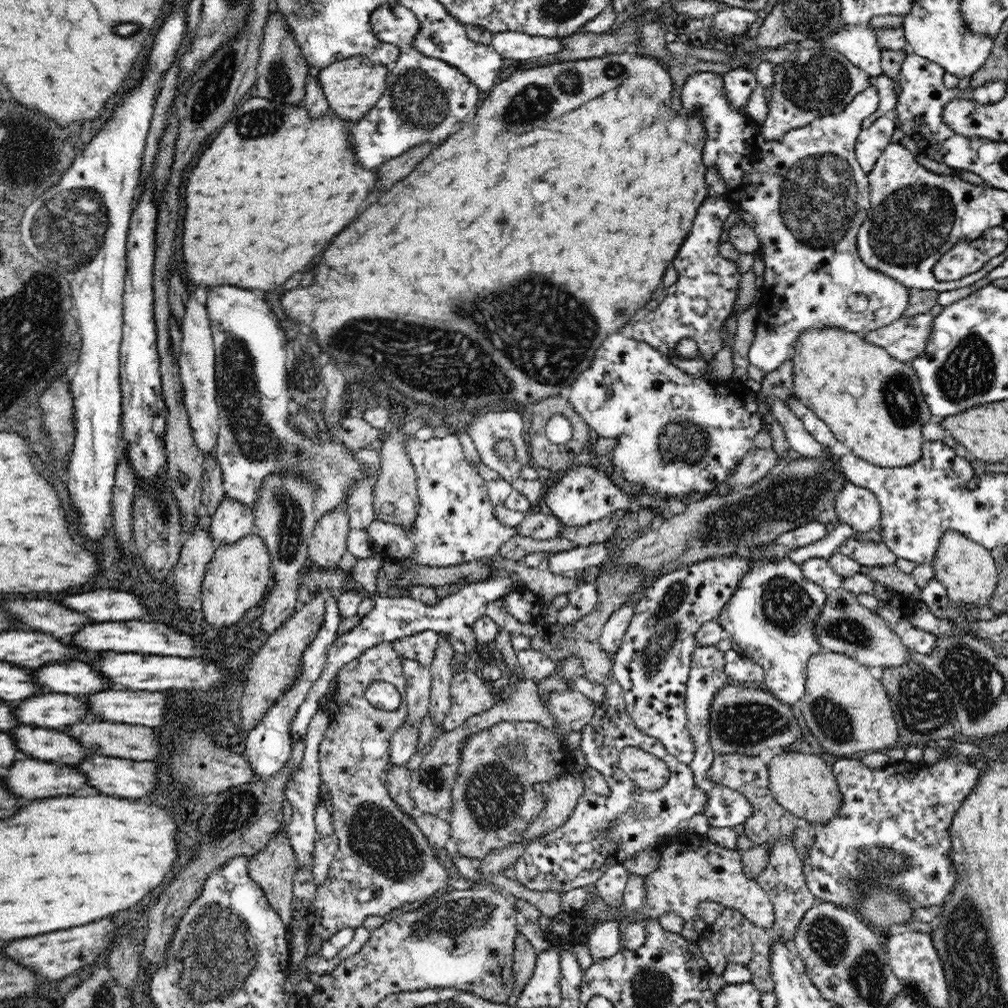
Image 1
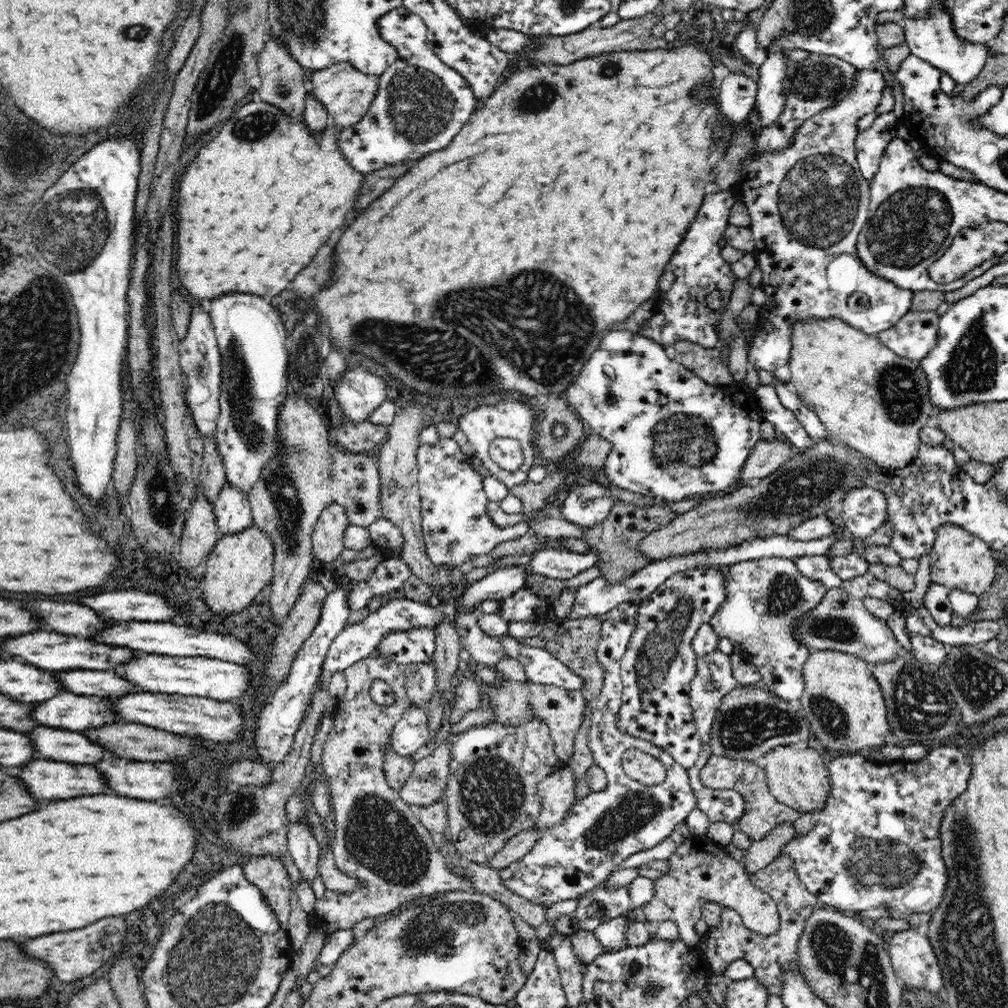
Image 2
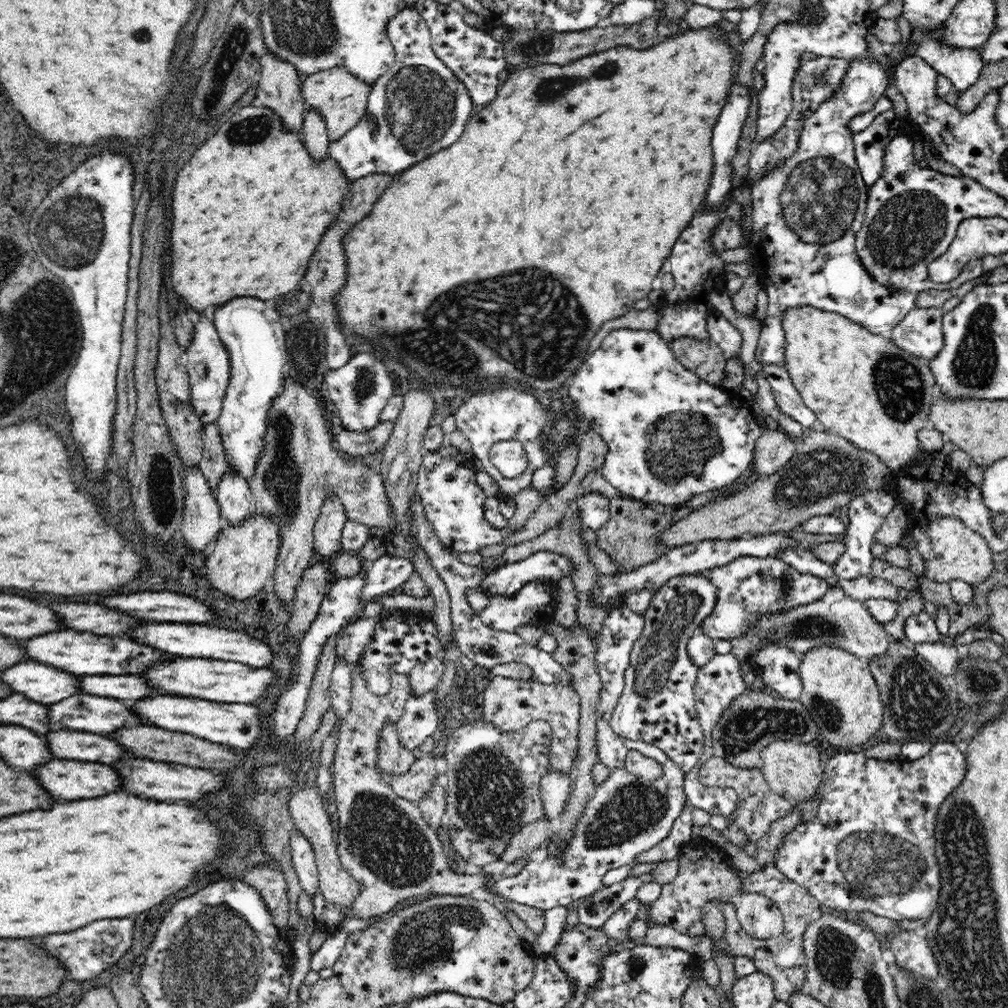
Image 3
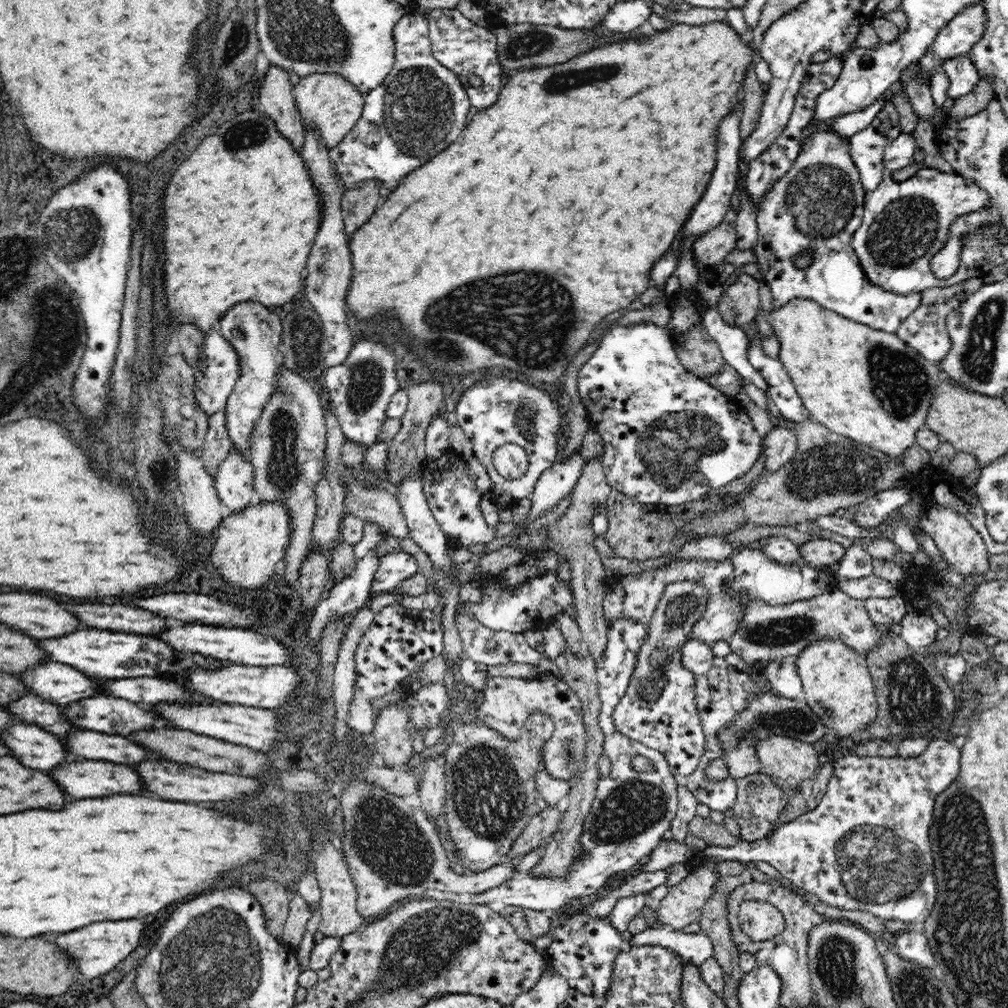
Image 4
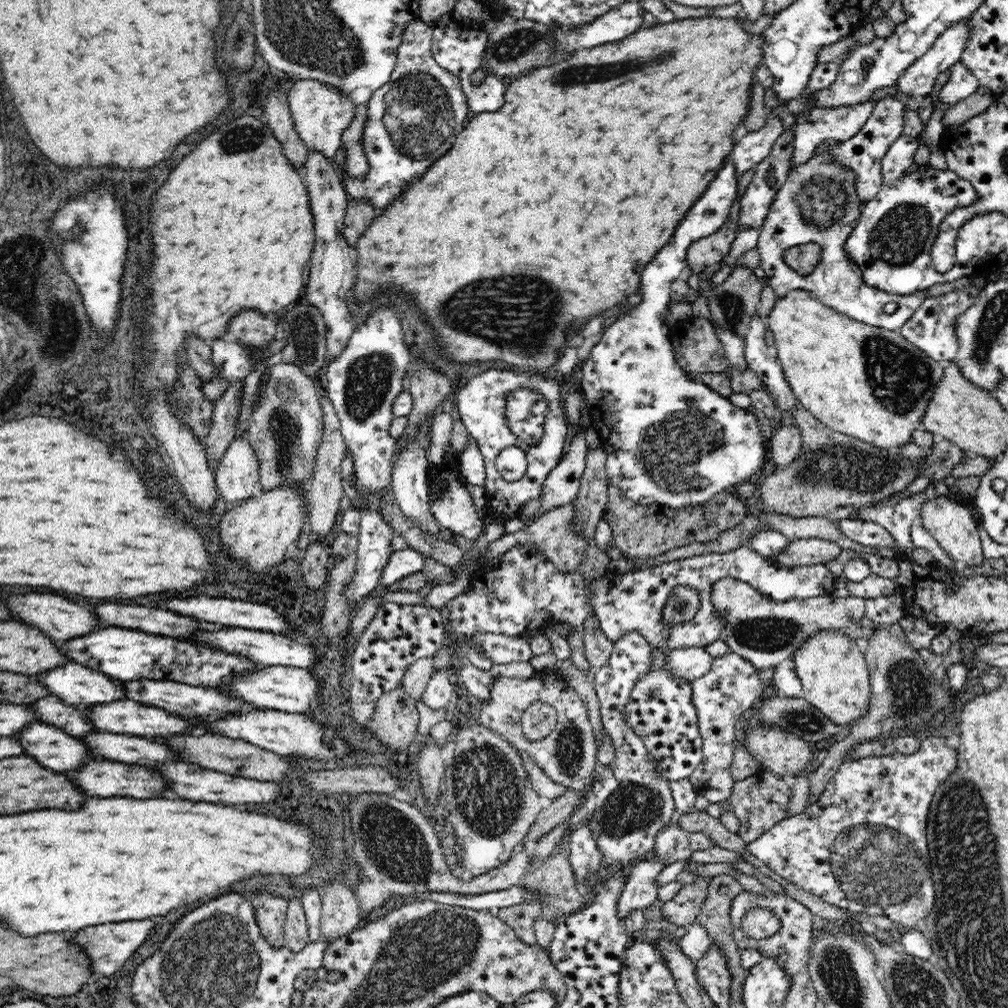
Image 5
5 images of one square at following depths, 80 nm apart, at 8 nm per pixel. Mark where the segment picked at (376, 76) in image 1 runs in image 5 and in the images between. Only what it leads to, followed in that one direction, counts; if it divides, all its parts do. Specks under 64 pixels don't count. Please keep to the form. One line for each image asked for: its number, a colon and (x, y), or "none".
2: (347, 93)
3: (340, 98)
4: (328, 102)
5: (321, 113)

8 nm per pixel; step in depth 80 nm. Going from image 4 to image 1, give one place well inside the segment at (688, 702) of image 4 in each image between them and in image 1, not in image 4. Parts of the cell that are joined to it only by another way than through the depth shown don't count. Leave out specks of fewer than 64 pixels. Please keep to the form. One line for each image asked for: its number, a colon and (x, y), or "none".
1: (652, 665)
2: (659, 663)
3: (657, 704)

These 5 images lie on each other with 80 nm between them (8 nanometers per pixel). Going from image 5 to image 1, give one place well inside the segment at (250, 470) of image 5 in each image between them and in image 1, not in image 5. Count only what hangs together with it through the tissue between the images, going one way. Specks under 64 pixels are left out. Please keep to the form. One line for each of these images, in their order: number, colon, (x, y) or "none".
1: (231, 520)
2: (232, 509)
3: (233, 495)
4: (234, 480)

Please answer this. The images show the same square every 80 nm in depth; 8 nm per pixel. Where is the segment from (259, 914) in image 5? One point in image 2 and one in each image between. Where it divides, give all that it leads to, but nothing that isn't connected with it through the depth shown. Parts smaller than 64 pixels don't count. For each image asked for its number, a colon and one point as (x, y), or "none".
2: (268, 873)
3: (271, 884)
4: (275, 900)

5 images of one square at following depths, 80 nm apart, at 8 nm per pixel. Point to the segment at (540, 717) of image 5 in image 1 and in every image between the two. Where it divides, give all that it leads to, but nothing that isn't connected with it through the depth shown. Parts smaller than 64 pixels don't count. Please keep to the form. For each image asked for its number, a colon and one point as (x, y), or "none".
1: (495, 802)
2: (492, 796)
3: (492, 782)
4: (491, 792)

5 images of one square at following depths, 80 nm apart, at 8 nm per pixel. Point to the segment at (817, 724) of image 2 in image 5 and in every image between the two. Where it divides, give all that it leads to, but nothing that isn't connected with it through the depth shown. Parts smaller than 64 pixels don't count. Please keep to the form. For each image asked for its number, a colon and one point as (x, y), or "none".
3: (839, 690)
4: (837, 685)
5: (834, 676)

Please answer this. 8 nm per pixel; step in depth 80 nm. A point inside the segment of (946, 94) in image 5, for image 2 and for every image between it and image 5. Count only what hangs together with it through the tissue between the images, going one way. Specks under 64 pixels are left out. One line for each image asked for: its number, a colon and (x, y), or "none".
2: (932, 37)
3: (963, 66)
4: (962, 73)

